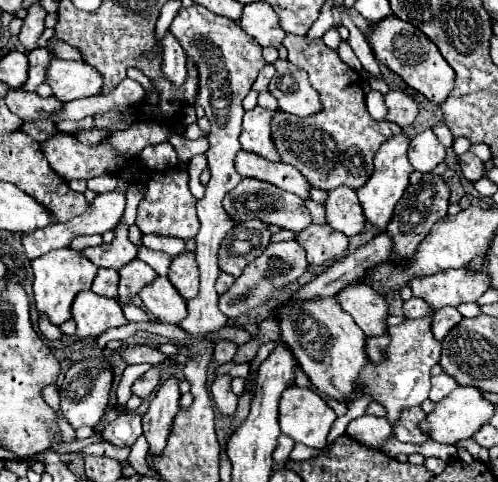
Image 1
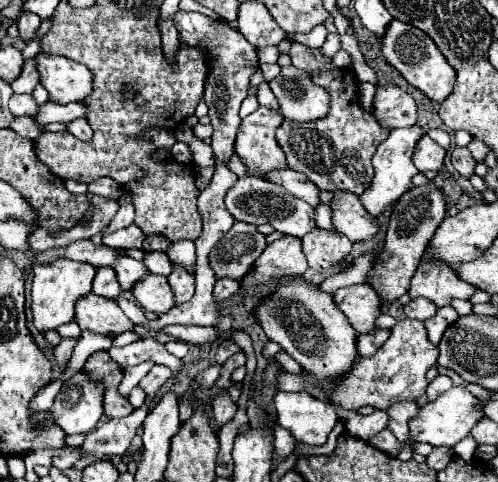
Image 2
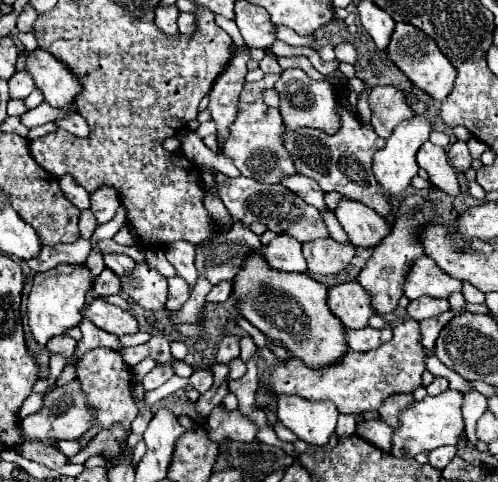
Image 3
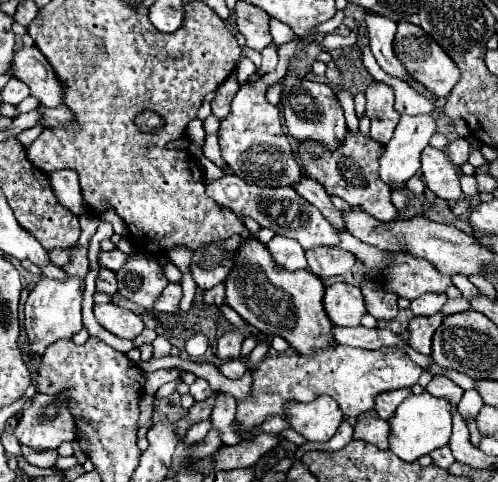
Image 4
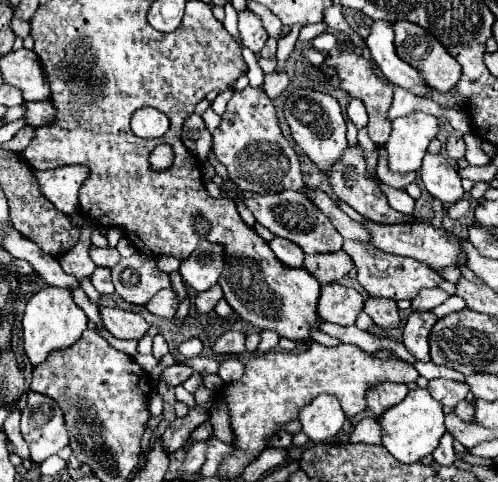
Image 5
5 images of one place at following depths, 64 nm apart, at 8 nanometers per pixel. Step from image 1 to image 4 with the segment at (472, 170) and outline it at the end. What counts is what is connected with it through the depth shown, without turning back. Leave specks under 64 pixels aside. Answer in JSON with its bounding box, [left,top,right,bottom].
[446,138,470,168]

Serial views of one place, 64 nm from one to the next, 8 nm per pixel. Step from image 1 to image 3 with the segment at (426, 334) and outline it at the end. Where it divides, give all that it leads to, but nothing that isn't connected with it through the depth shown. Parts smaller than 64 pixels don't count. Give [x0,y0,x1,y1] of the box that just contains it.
[256,320,430,414]

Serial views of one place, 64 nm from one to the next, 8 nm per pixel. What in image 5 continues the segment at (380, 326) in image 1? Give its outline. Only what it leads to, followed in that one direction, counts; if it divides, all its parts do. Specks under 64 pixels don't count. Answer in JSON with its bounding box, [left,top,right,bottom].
[318,284,364,326]

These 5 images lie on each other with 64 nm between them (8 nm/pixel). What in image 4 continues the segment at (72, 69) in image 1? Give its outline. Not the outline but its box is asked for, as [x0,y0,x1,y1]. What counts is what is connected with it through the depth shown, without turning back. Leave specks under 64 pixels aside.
[12,46,64,108]

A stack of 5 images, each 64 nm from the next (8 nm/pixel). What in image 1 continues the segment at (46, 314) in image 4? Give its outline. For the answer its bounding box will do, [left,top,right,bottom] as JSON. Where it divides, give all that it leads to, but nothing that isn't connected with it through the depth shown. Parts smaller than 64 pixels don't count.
[32,246,98,324]

